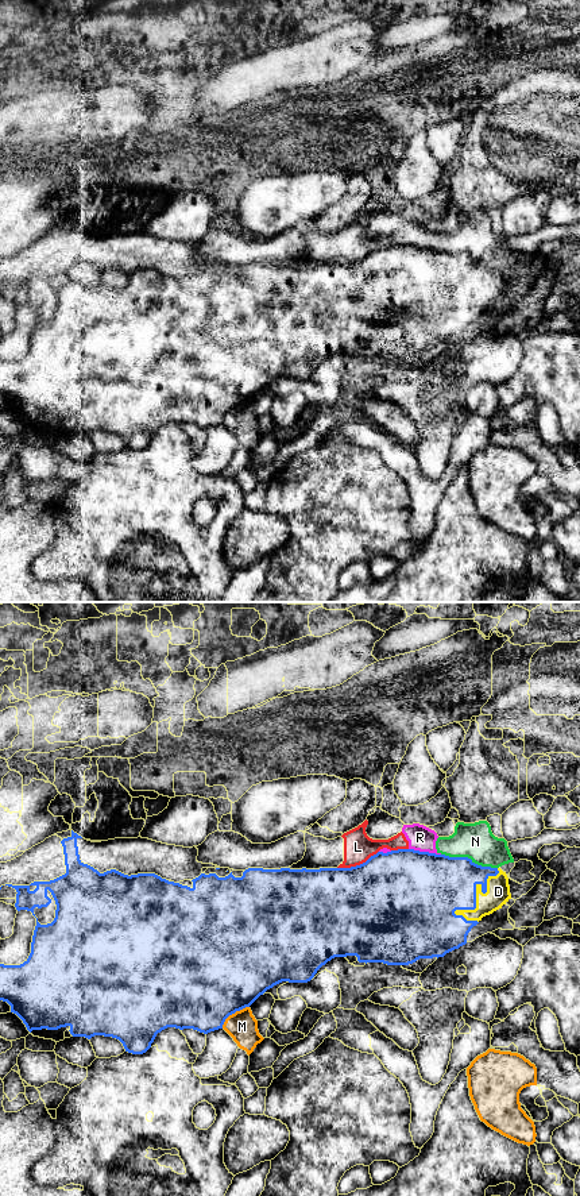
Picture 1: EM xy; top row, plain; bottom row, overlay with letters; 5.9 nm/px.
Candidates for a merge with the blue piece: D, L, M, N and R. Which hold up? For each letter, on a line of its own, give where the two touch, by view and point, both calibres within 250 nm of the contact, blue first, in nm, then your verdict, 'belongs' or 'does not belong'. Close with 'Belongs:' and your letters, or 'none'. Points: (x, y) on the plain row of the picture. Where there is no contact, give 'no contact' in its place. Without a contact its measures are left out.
D: xy (475, 284) | 380/140 nm | belongs
L: xy (358, 261) | 500/180 nm | does not belong
M: xy (232, 408) | 500/180 nm | does not belong
N: xy (470, 254) | 360/220 nm | does not belong
R: xy (425, 247) | 500/150 nm | does not belong
Belongs: D

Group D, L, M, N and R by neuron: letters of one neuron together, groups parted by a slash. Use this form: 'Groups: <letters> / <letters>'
Groups: D / L N R / M

